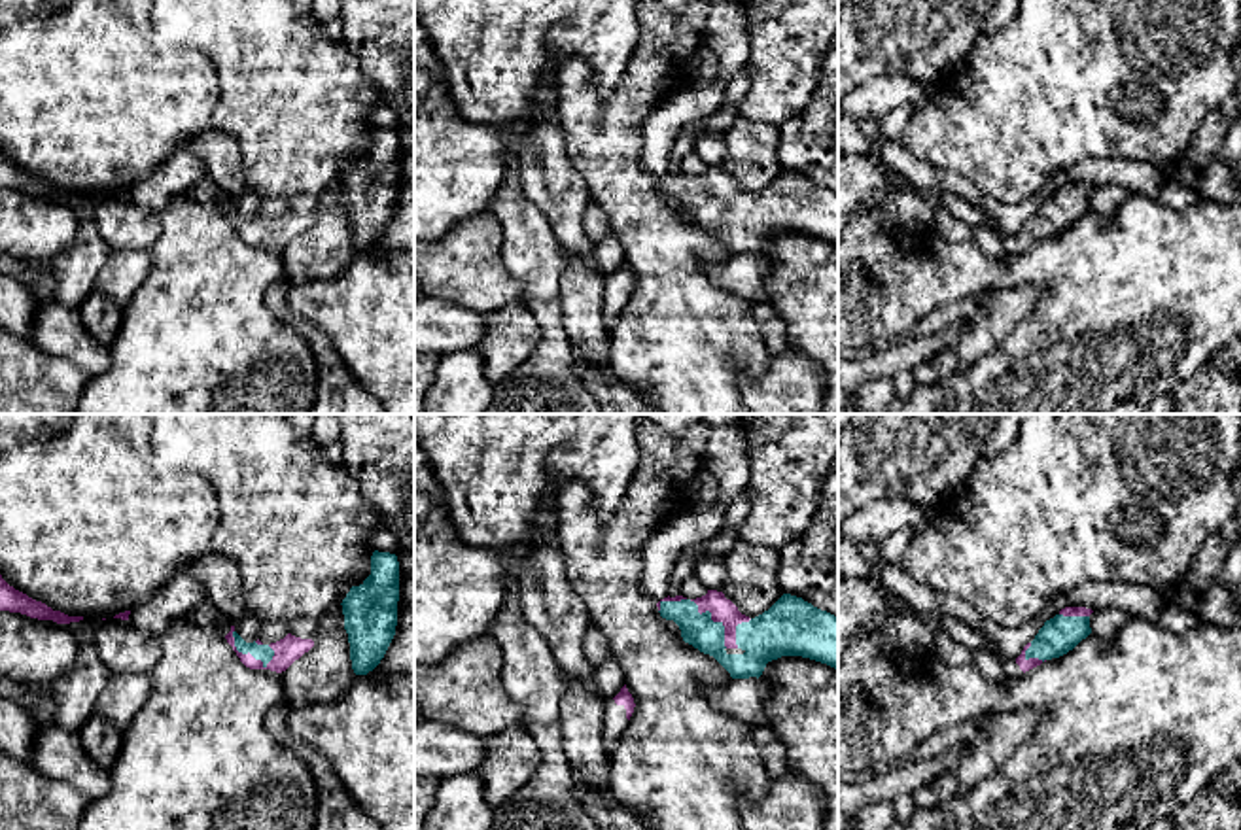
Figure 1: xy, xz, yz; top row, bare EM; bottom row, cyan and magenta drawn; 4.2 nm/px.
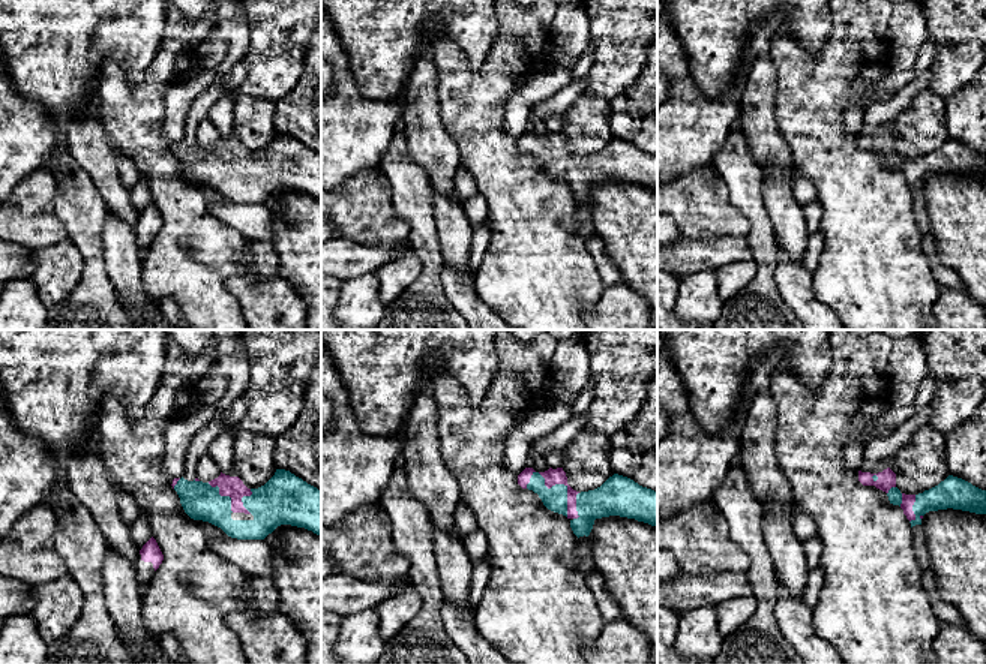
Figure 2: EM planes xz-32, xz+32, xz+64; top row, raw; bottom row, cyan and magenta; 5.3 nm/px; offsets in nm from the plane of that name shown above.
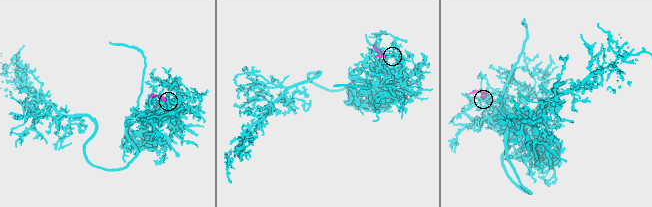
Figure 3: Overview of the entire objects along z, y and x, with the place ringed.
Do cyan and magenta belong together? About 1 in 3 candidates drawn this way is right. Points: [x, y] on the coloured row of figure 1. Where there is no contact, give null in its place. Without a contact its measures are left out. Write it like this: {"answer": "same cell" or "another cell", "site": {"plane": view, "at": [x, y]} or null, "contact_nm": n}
{"answer": "same cell", "site": {"plane": "xy", "at": [243, 653]}, "contact_nm": 220}

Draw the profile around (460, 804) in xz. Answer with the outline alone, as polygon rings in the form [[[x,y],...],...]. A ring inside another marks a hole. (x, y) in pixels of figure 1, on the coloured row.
[[[479,769],[441,777],[426,830],[490,830],[492,821]]]

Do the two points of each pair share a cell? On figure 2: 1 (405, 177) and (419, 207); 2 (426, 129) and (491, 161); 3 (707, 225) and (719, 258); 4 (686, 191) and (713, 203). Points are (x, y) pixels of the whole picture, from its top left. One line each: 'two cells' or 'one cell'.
1: one cell
2: two cells
3: two cells
4: one cell

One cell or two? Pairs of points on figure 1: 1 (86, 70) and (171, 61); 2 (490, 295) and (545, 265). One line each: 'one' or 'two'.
1: one
2: two

